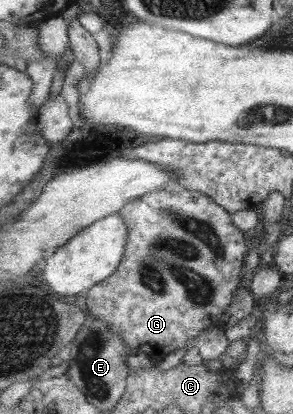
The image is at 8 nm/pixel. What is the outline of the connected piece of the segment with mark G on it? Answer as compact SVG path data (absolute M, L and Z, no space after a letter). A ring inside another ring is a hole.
M175 185L169 189L155 190L149 193L144 193L141 197L128 201L118 211L118 214L123 218L123 221L128 227L124 254L119 262L114 274L111 274L106 280L95 284L93 288L89 288L87 293L86 308L91 313L92 318L99 319L105 322L109 328L121 332L125 344L129 349L138 349L139 353L144 353L152 357L155 363L159 362L162 357L169 353L174 353L178 350L189 350L193 346L193 340L199 336L199 333L207 330L211 325L221 325L221 316L227 312L229 304L233 301L233 296L236 294L236 289L242 285L243 273L251 267L251 264L246 260L248 248L245 244L245 237L238 227L235 227L232 222L232 217L228 211L225 211L220 205L217 205L208 195L204 193L185 189L183 186Z

